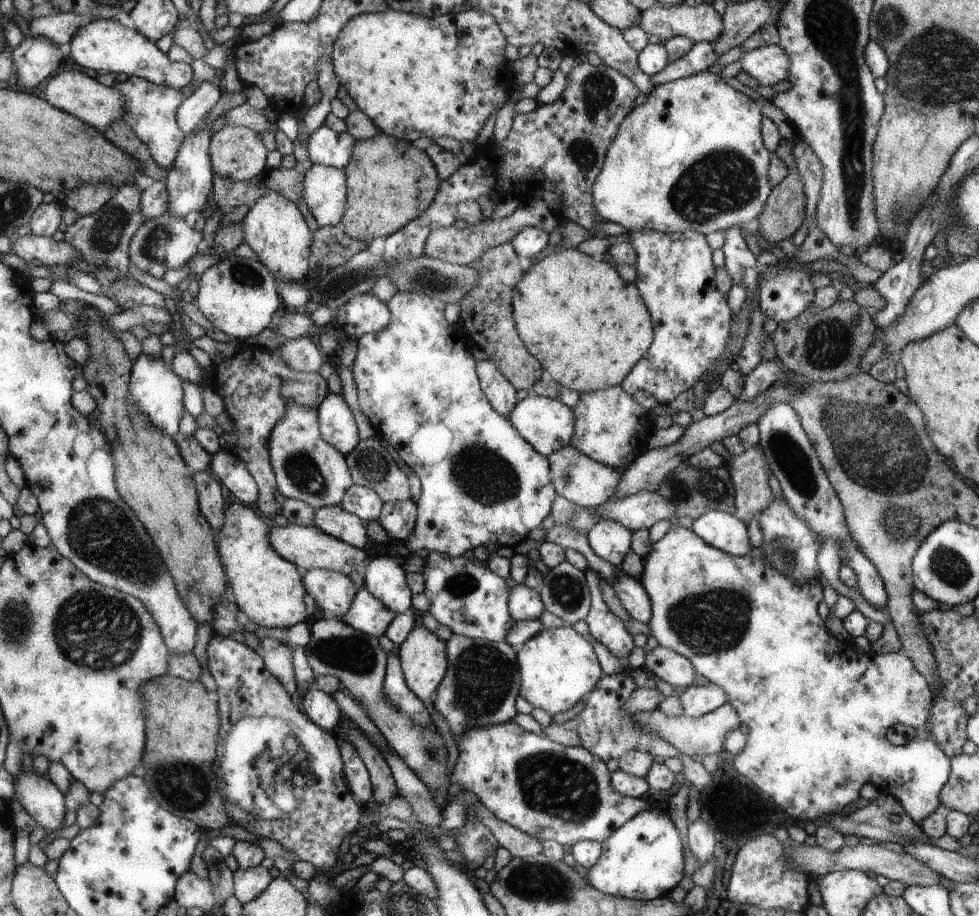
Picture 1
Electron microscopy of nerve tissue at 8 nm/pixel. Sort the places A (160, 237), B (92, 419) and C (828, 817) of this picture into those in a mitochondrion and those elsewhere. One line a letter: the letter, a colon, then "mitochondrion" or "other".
A: mitochondrion
B: other
C: other

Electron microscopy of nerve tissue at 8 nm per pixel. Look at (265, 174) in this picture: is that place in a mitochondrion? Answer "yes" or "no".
no

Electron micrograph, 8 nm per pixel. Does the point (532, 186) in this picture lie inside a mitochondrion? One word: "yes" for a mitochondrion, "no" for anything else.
no

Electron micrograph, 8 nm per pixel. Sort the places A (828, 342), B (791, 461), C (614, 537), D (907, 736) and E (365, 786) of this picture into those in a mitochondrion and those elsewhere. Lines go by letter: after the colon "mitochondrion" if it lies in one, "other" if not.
A: mitochondrion
B: mitochondrion
C: other
D: other
E: other

